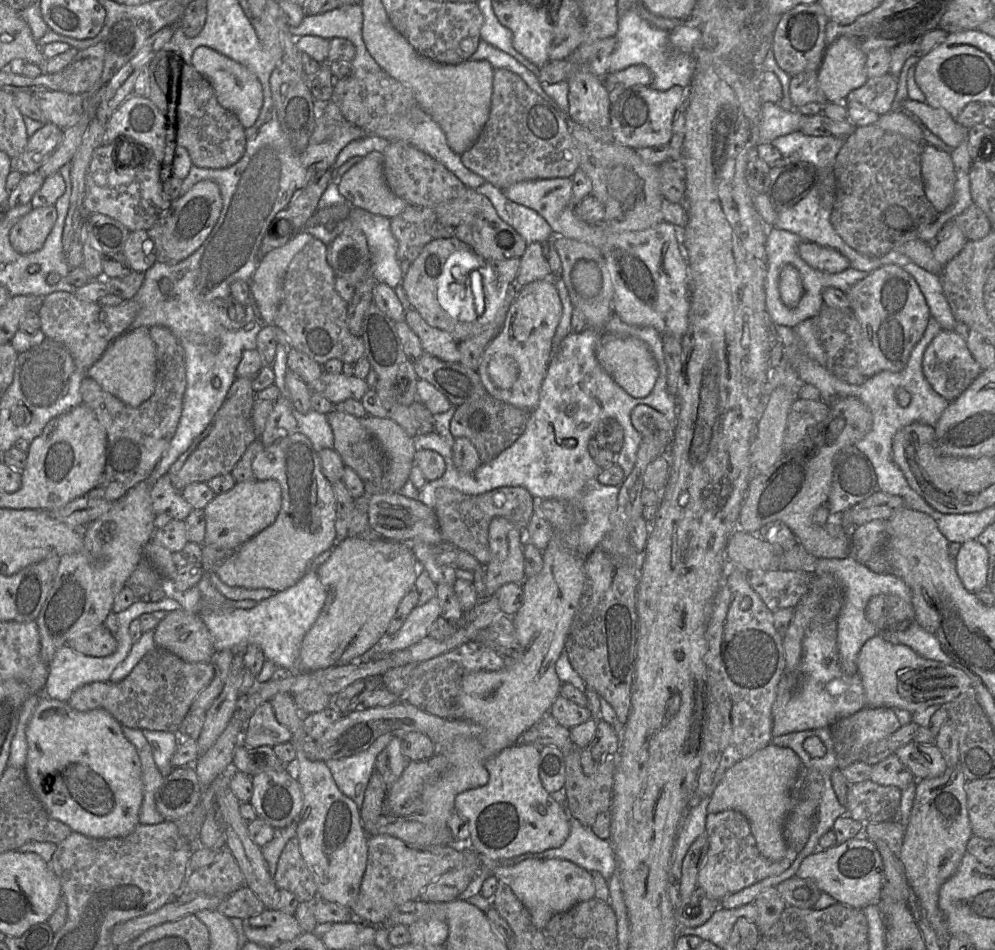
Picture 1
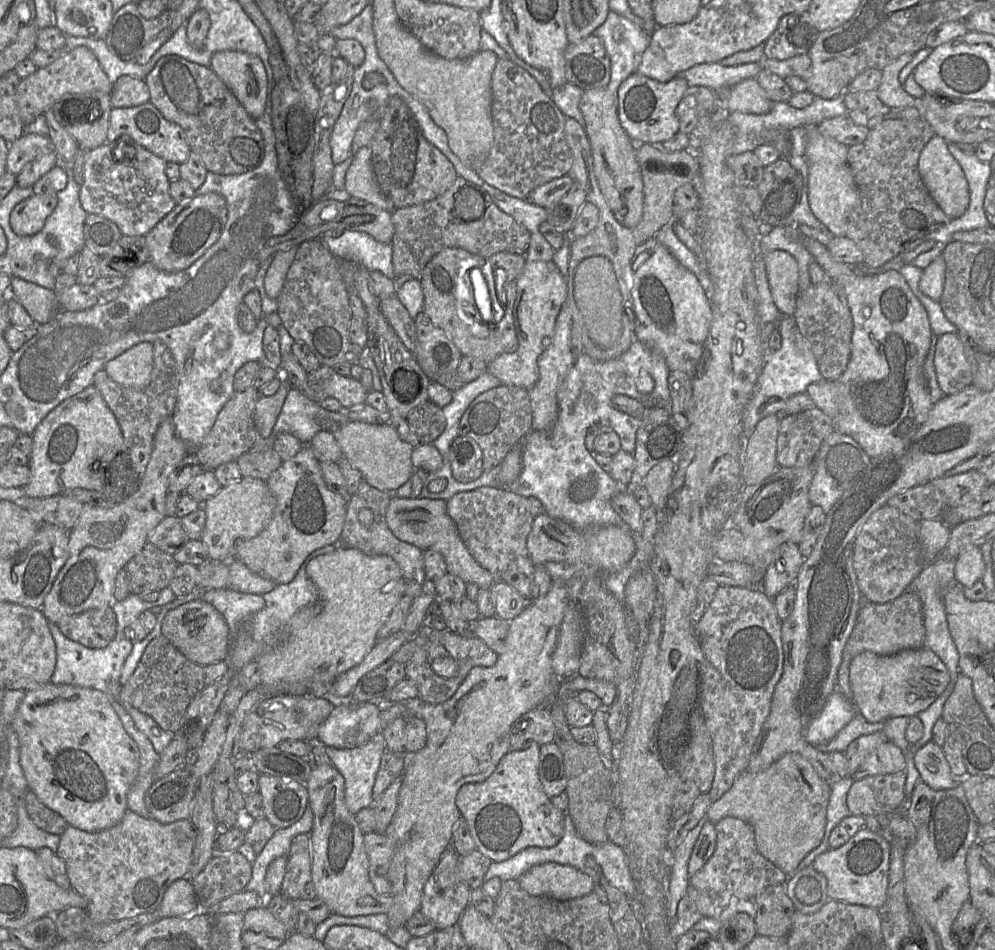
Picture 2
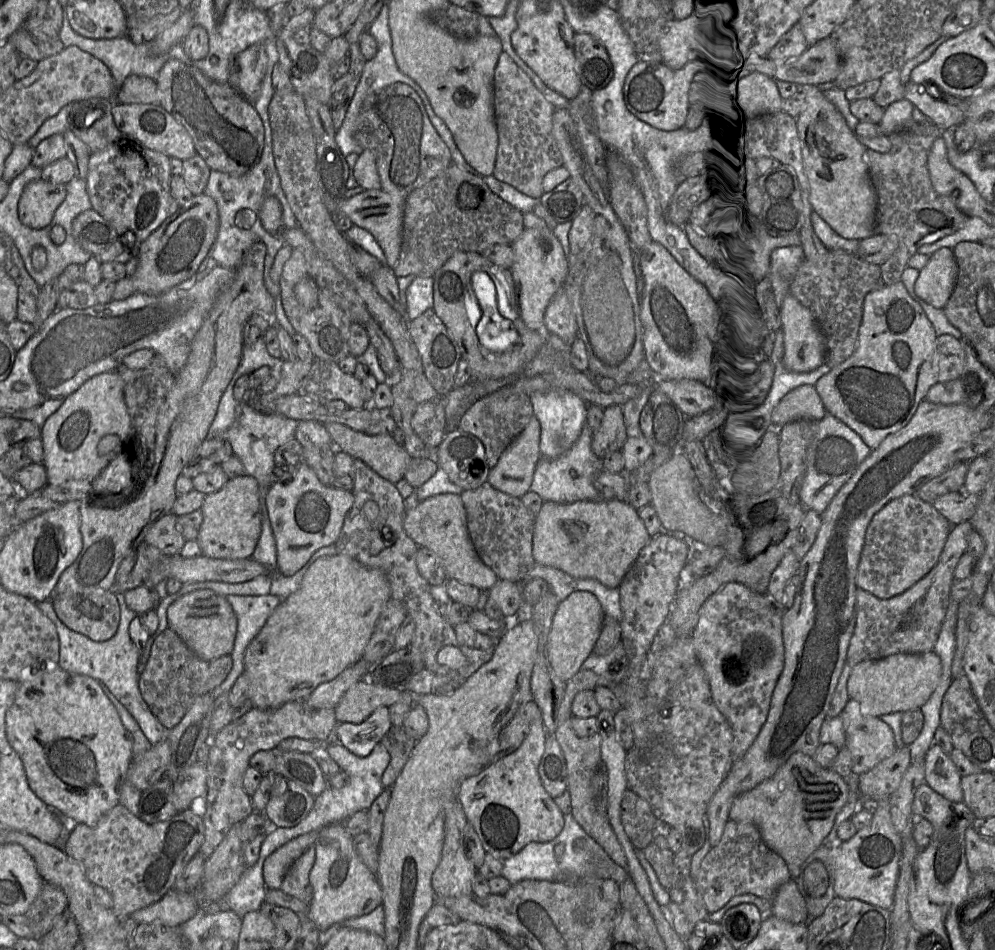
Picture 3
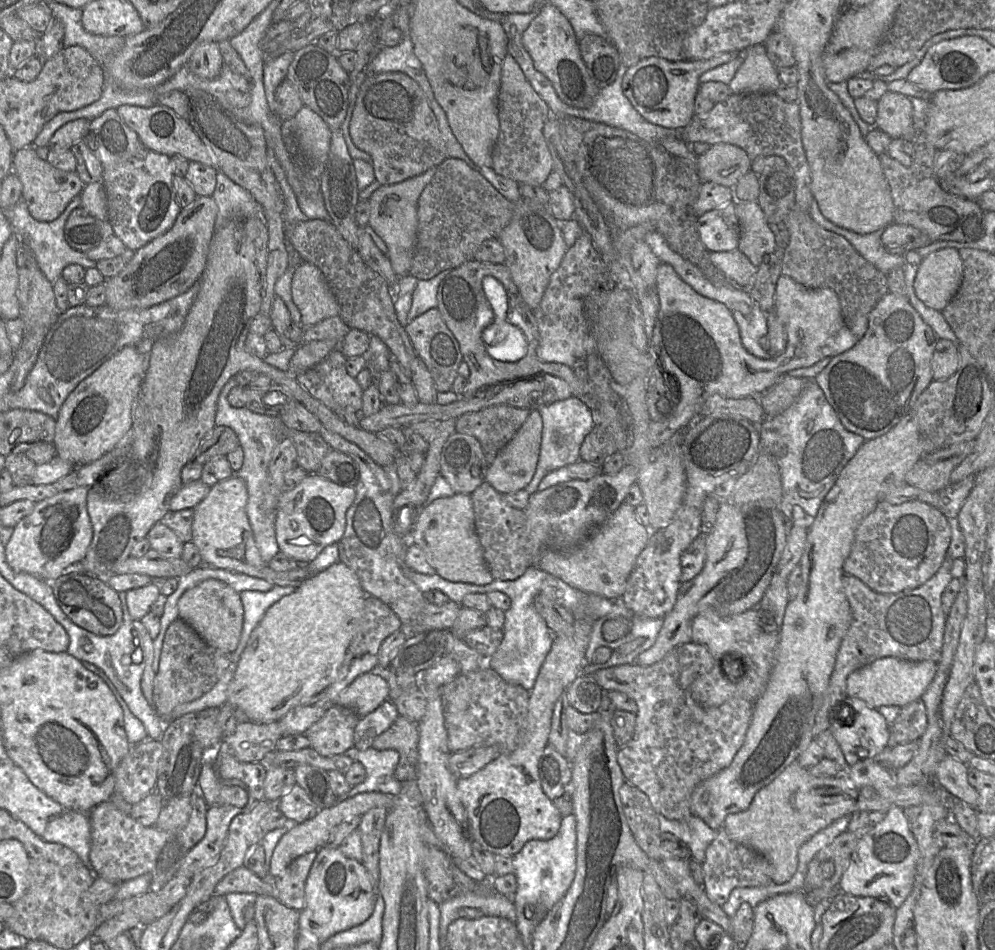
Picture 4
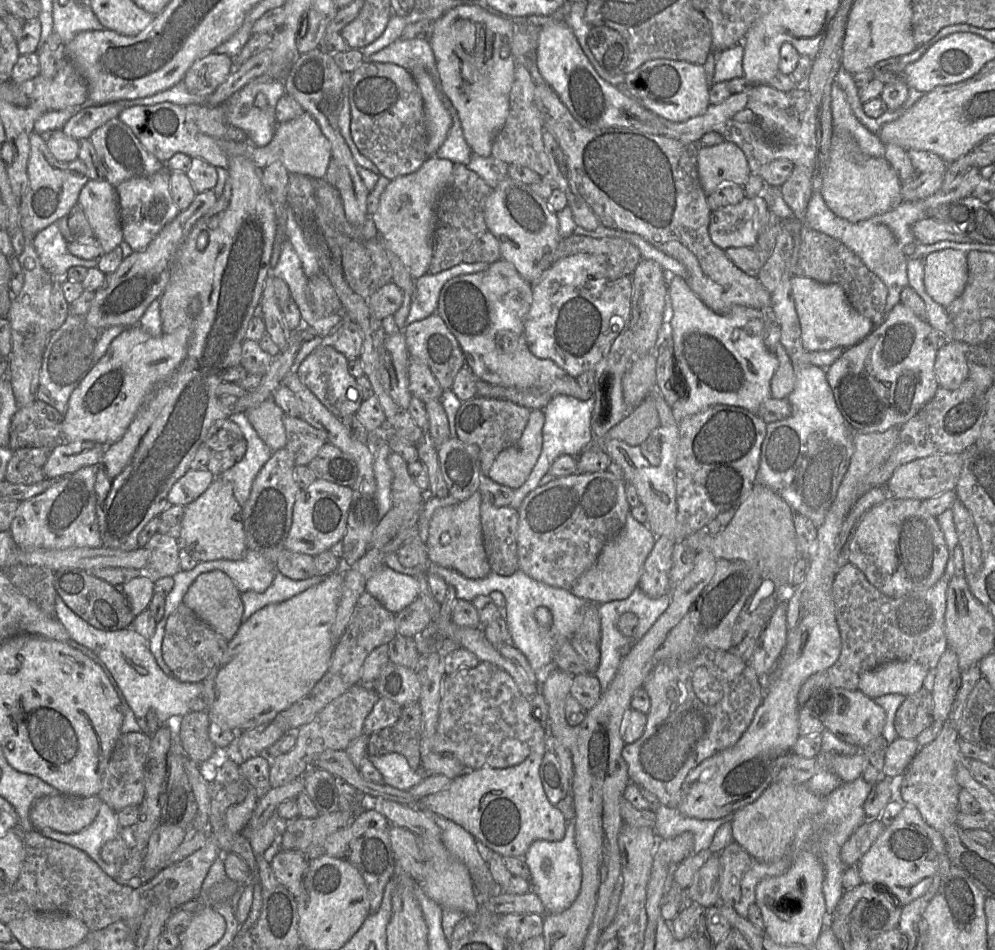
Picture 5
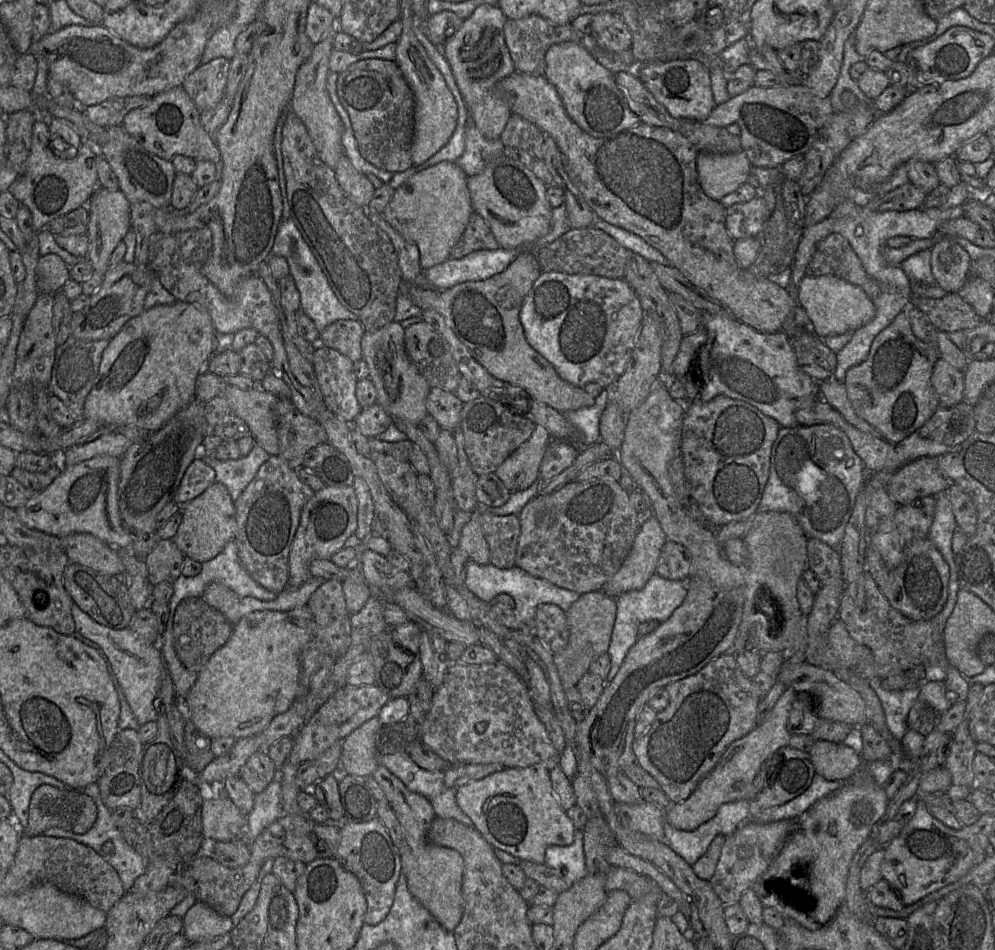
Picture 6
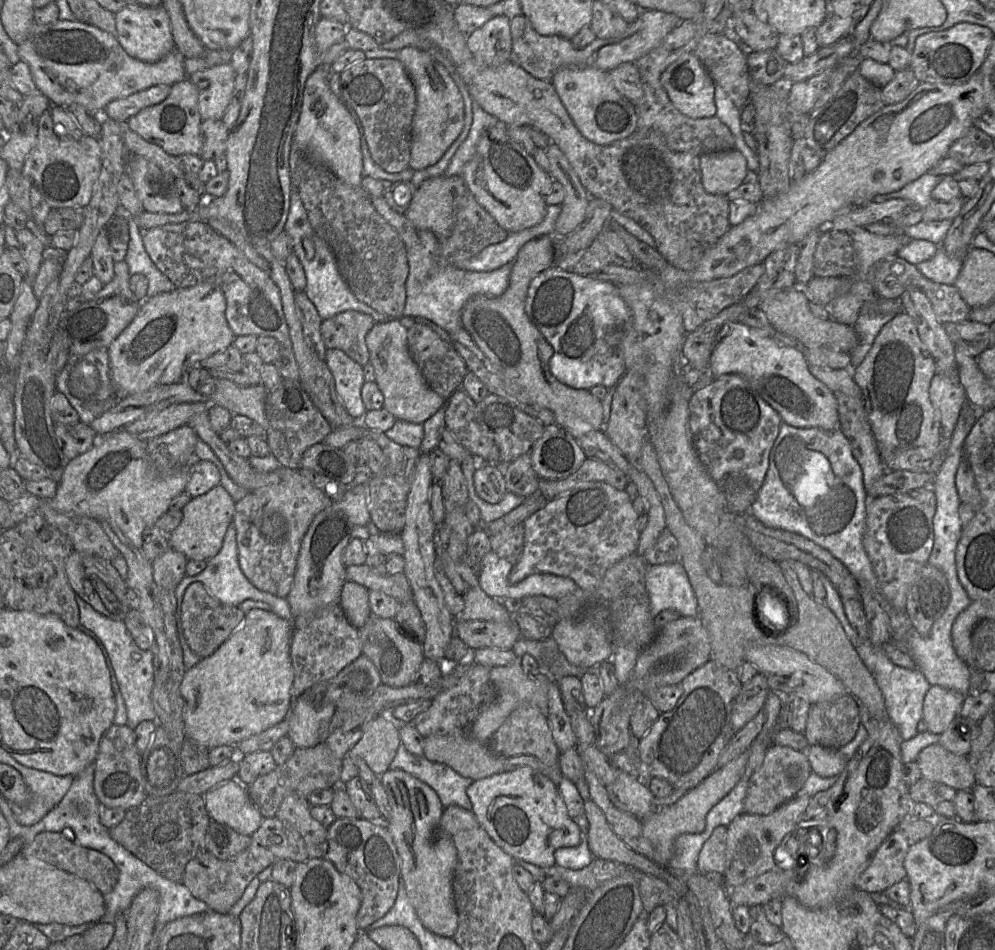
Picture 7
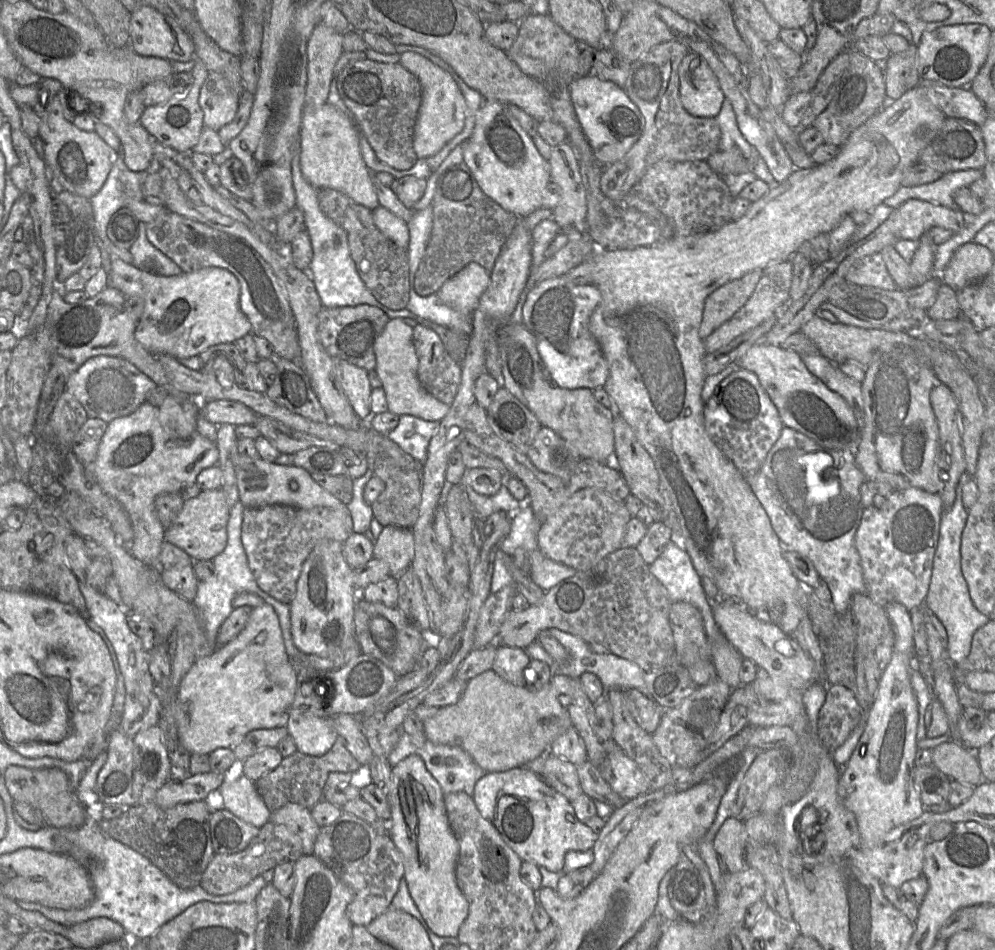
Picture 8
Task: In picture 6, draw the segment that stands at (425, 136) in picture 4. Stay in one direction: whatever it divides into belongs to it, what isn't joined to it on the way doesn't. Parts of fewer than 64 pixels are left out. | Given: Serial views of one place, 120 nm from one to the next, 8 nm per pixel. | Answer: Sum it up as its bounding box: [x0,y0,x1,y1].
[338,59,414,173]

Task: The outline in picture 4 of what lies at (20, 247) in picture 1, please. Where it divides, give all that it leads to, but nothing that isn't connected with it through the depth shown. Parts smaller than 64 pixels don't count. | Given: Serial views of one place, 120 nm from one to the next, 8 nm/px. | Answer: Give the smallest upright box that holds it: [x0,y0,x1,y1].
[13,145,85,222]

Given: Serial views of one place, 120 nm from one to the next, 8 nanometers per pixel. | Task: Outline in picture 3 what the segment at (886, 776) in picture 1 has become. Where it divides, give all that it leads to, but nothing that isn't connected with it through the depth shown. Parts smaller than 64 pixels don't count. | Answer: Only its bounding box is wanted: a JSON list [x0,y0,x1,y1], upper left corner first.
[840,699,897,775]

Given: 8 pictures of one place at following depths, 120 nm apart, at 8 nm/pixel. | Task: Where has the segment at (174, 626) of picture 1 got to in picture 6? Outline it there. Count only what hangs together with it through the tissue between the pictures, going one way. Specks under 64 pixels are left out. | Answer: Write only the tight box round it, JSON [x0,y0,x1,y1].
[201,581,241,626]

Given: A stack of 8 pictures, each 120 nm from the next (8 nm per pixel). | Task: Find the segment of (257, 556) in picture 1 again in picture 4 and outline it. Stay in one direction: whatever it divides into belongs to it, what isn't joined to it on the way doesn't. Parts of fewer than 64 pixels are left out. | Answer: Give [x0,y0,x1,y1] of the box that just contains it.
[275,474,356,564]

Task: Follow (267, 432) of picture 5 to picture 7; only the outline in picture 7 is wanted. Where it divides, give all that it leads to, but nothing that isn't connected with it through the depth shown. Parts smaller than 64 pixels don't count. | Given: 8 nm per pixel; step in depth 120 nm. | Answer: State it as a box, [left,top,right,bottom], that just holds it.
[206,377,269,430]

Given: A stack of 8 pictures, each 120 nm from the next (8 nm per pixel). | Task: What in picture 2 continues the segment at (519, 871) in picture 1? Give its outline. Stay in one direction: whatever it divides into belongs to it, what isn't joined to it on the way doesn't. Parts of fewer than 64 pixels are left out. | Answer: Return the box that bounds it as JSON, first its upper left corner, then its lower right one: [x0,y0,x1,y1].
[517,862,595,901]

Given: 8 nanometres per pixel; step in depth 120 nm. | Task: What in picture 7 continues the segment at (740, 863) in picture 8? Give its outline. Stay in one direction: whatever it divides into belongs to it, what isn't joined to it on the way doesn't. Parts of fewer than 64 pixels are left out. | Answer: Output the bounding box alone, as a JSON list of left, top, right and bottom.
[697,826,726,874]

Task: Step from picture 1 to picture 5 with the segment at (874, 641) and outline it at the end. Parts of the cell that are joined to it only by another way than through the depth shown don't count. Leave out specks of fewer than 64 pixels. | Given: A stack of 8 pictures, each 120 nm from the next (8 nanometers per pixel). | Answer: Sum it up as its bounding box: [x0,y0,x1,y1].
[858,660,930,699]

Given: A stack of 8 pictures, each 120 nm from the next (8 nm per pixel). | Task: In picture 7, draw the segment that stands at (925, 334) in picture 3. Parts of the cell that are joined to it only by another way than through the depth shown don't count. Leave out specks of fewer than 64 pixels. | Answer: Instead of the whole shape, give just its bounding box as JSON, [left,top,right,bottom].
[852,311,943,453]

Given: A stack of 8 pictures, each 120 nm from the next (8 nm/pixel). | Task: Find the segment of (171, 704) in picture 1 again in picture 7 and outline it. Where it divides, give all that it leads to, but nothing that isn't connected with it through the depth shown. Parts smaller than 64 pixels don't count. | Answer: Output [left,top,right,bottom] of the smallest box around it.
[181,582,246,659]

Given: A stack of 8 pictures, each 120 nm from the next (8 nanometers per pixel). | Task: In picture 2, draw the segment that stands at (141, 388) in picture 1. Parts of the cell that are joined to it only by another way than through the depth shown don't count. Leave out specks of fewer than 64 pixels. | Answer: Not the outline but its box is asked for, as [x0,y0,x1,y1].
[104,342,153,389]

